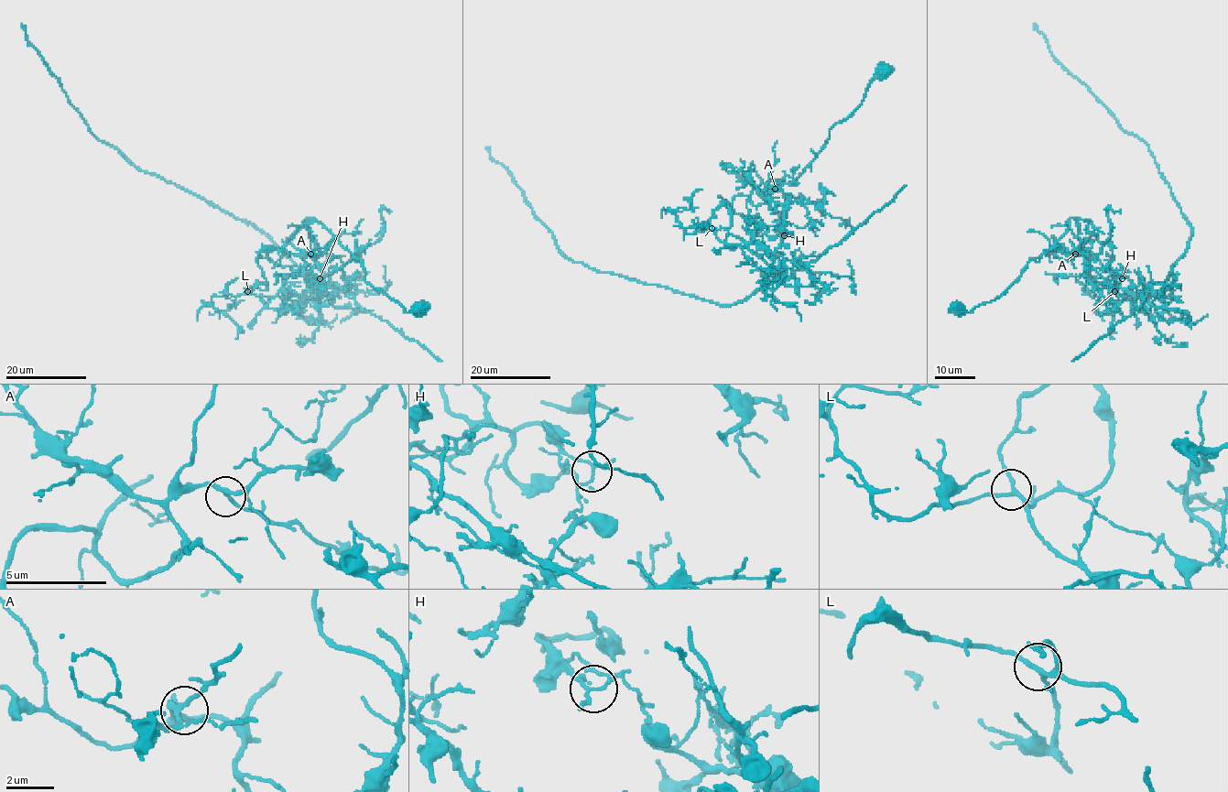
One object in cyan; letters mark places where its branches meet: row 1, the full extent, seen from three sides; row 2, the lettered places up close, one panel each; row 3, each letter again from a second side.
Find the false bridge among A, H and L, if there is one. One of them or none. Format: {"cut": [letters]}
{"cut": ["H"]}

